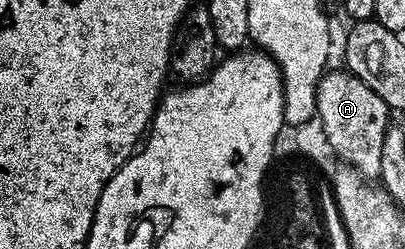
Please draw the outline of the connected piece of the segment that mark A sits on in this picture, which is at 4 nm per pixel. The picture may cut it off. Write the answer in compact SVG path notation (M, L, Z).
M346 70L331 71L324 71L315 95L328 144L344 165L356 168L362 176L378 177L381 170L381 146L389 127L388 106L353 73Z

